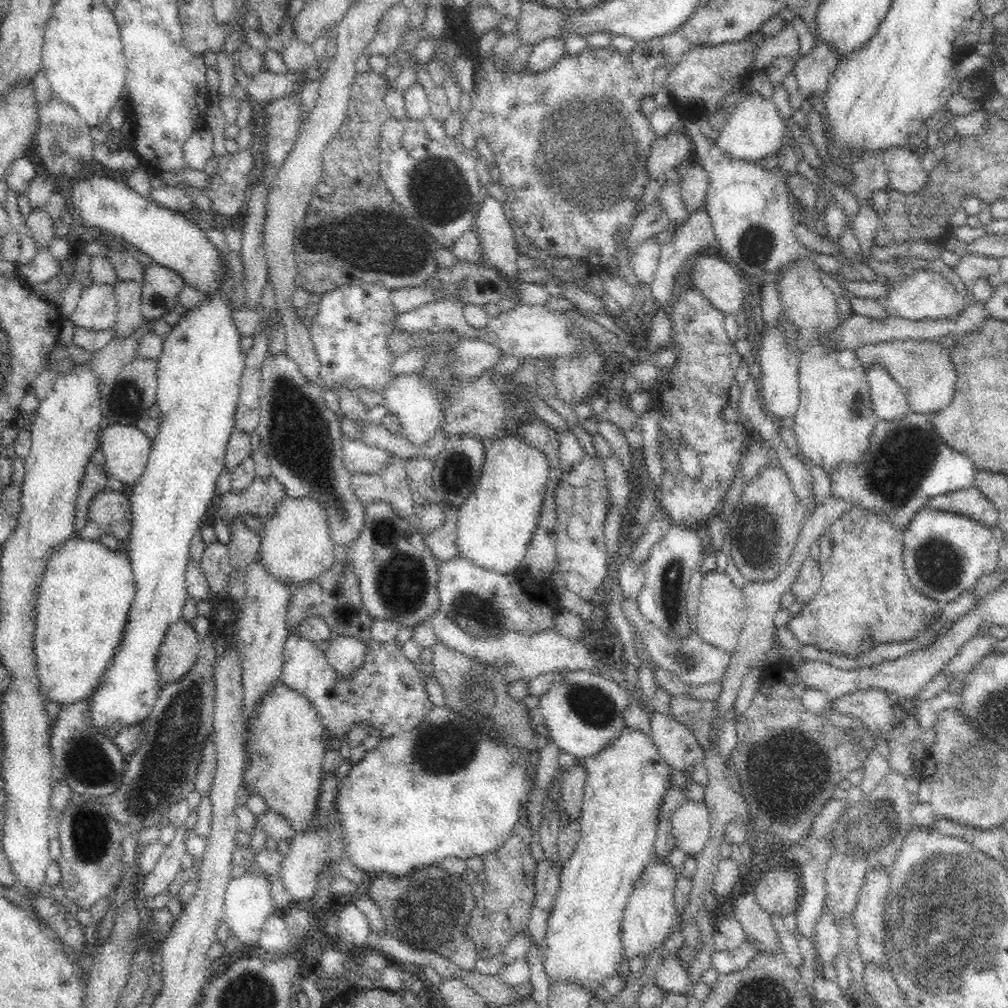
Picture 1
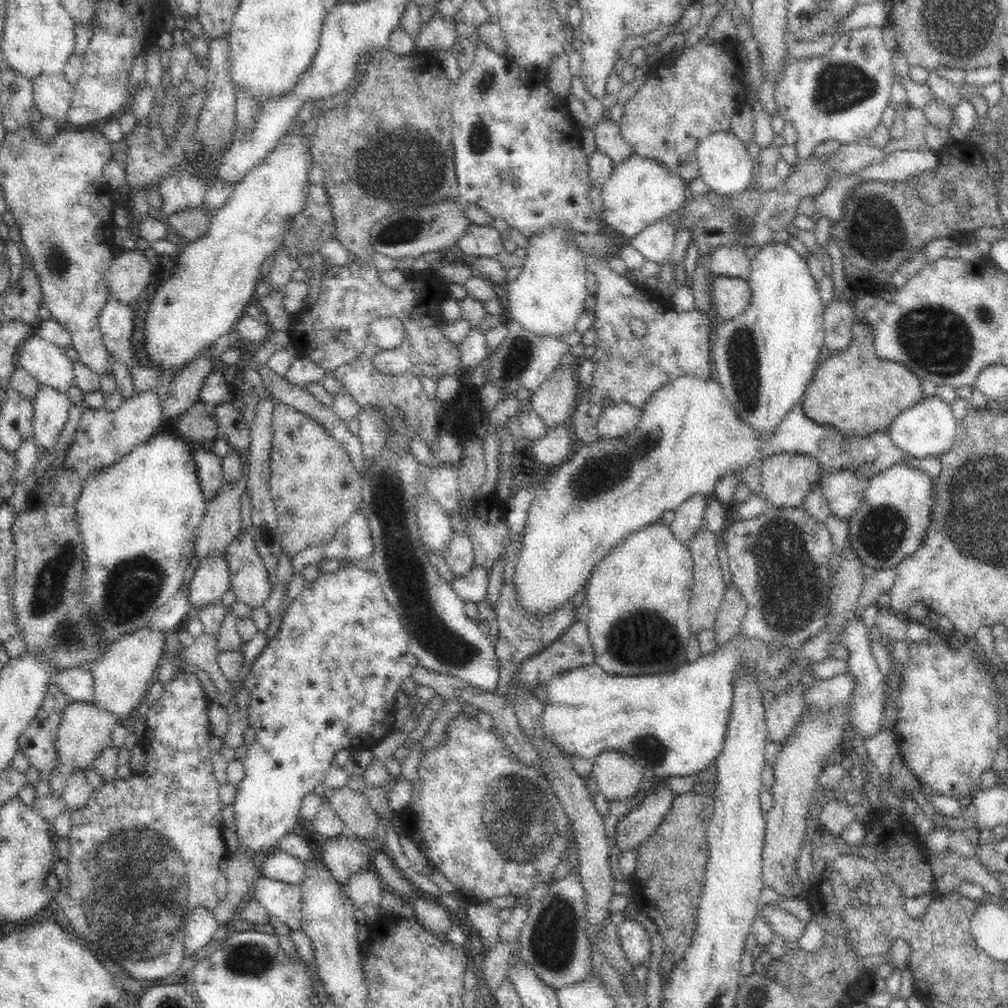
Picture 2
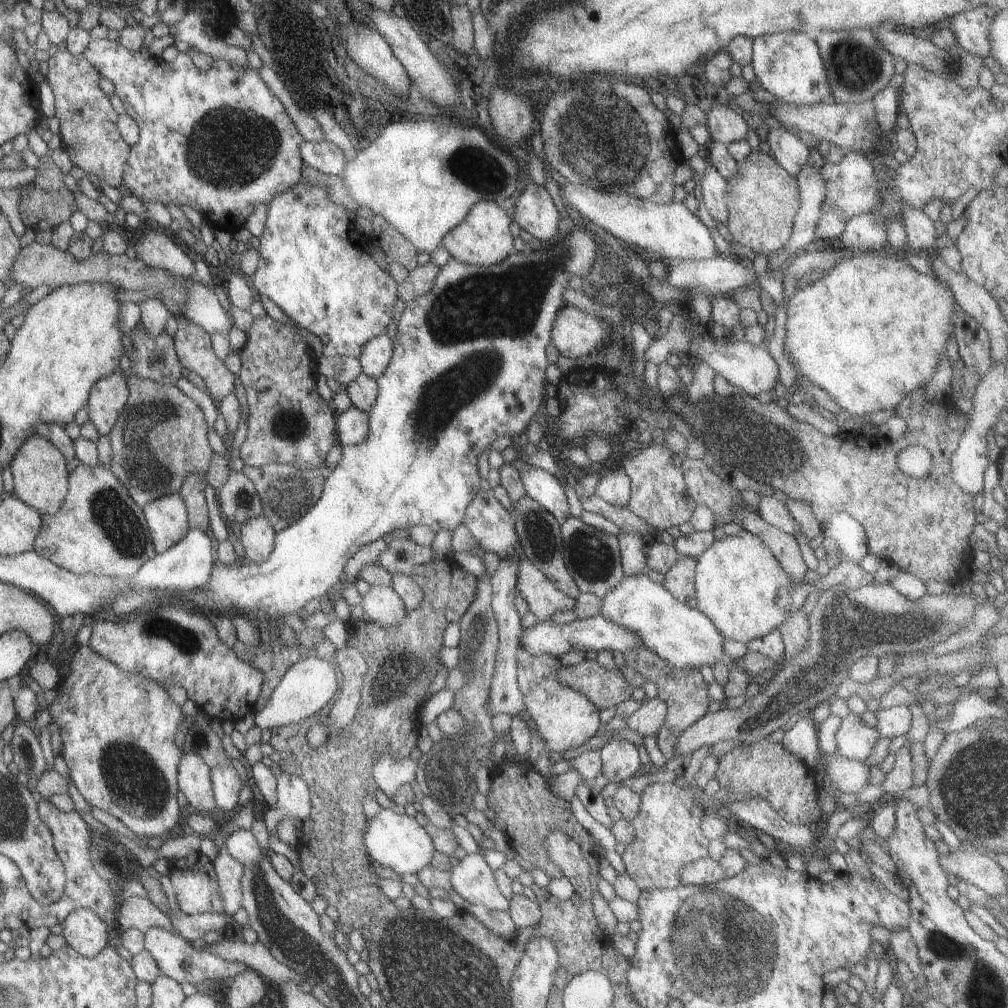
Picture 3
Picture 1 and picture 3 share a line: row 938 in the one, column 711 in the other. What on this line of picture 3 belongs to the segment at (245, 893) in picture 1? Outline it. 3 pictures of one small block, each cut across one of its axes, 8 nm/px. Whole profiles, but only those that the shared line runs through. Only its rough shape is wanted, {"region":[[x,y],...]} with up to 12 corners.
{"region":[[559,179],[562,202],[663,259],[719,254],[683,203]]}

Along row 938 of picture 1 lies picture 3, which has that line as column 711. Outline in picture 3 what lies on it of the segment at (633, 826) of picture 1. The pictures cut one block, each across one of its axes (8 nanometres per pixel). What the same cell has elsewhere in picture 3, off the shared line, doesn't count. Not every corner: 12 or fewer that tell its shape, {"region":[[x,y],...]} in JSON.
{"region":[[741,530],[697,556],[696,609],[723,639],[776,629],[813,590],[872,578],[842,560],[813,583]]}

